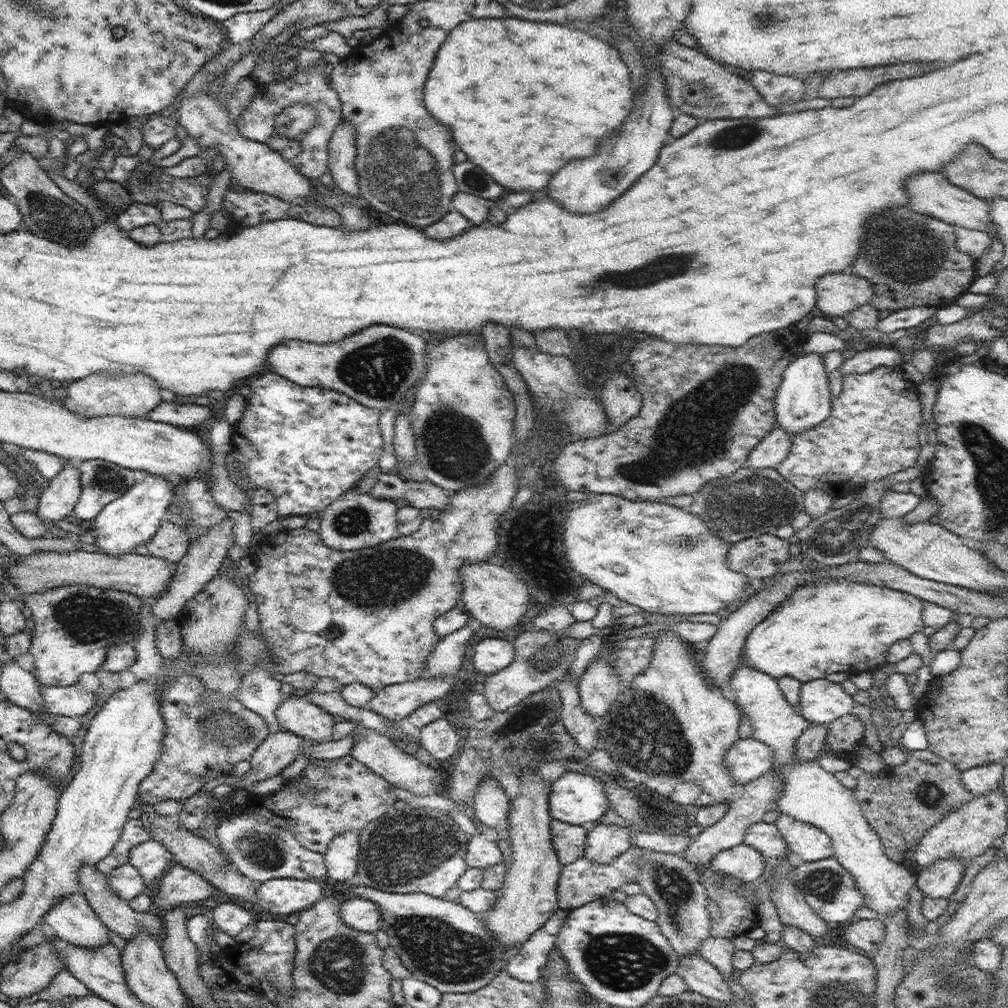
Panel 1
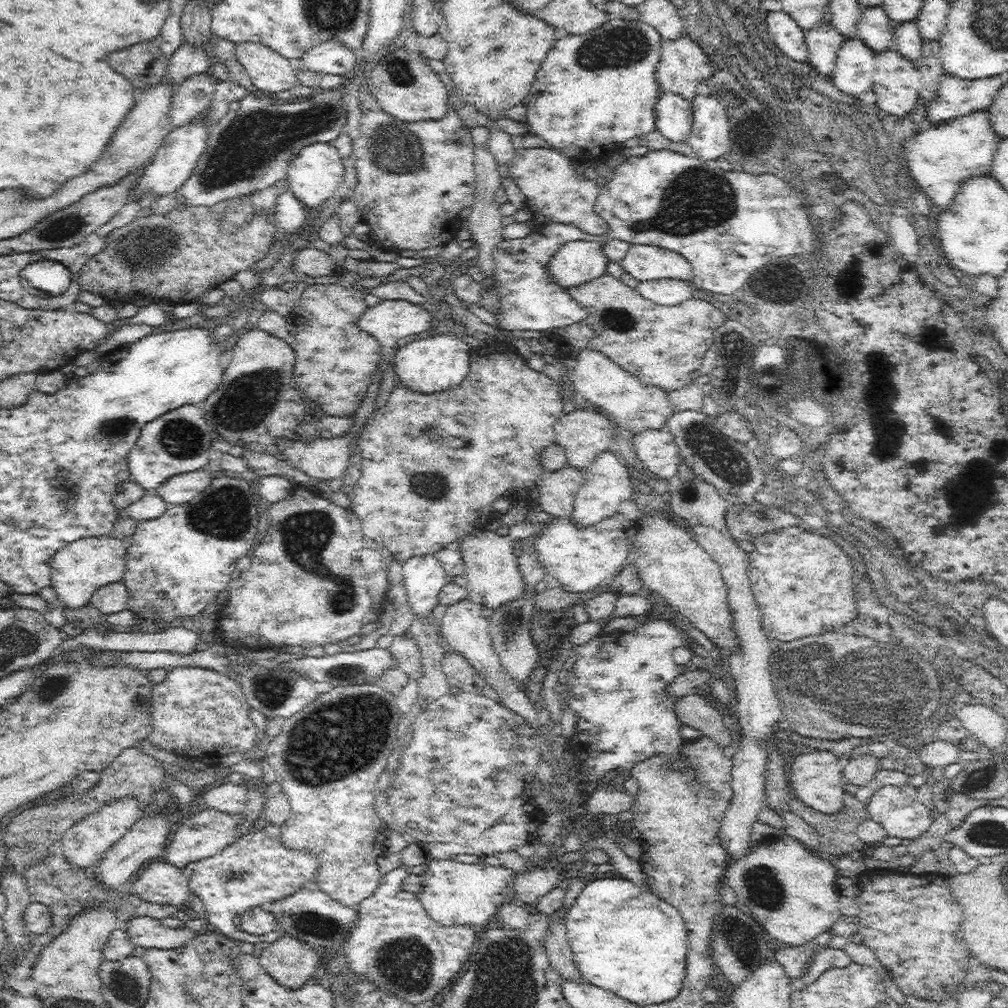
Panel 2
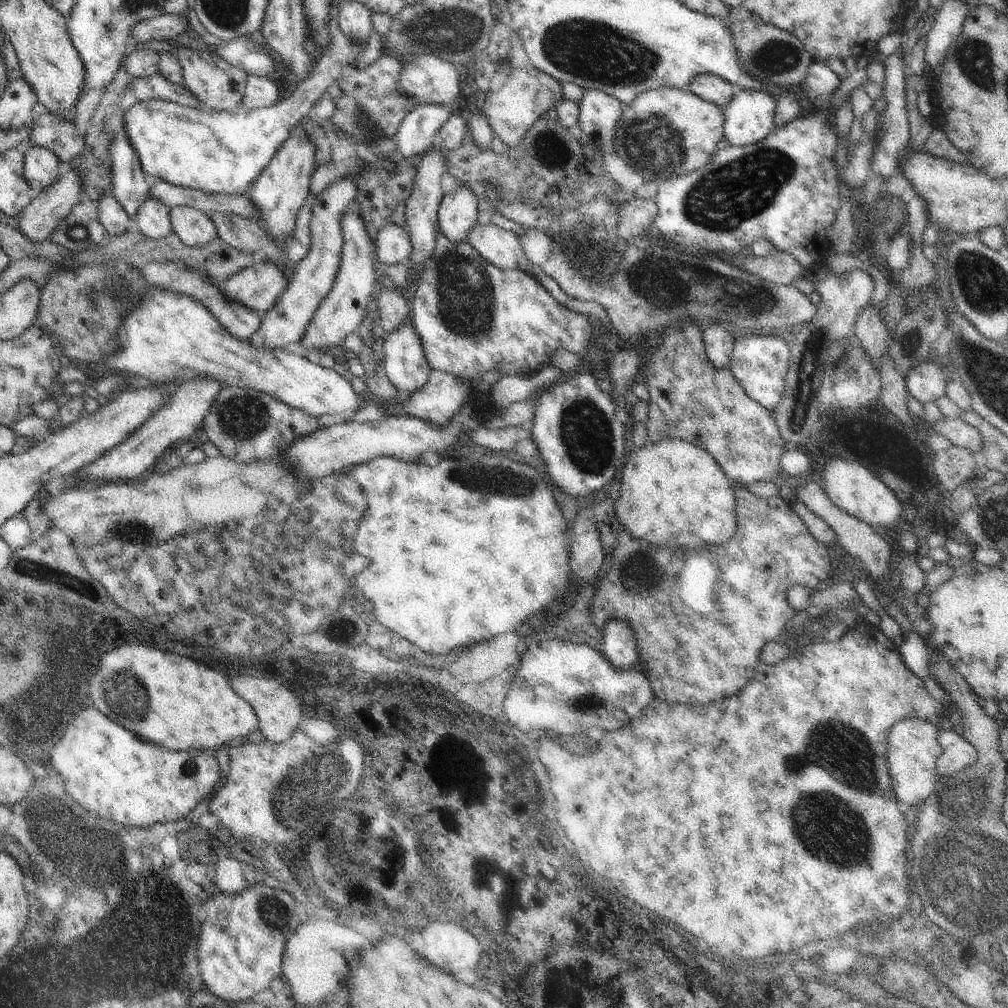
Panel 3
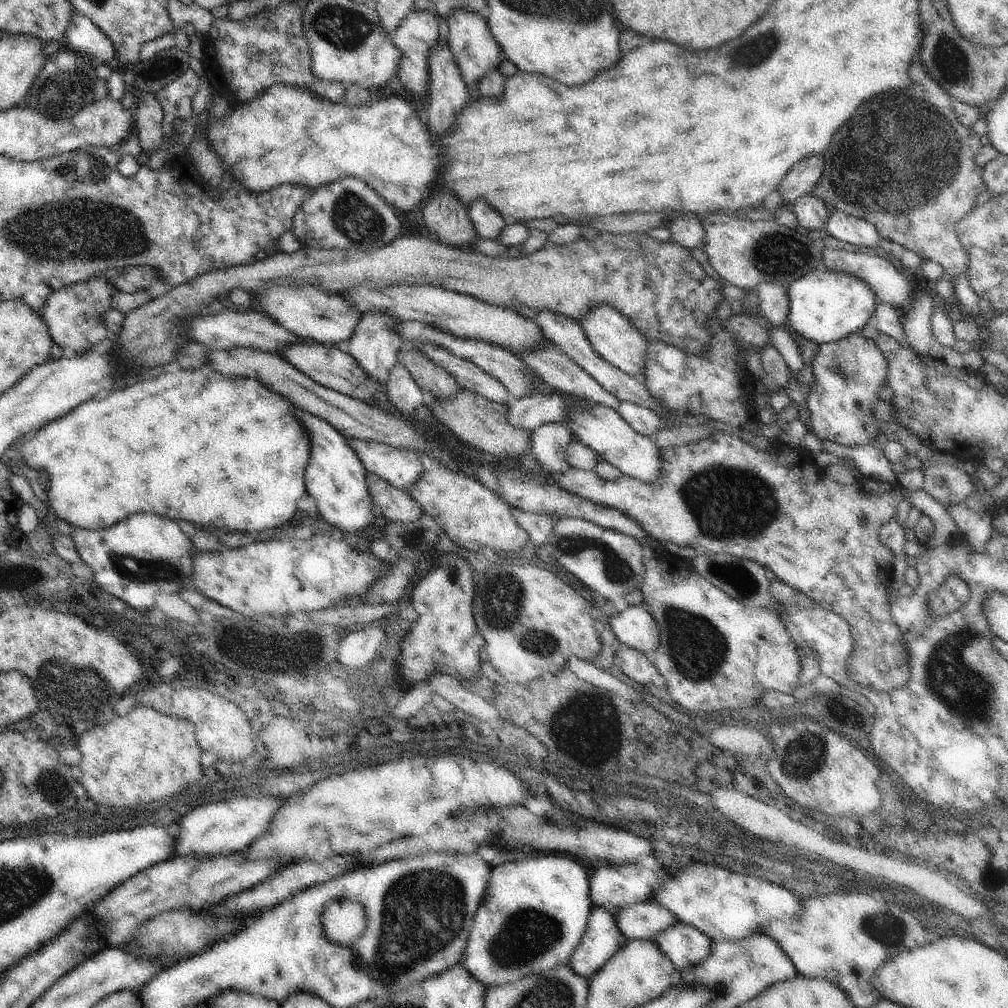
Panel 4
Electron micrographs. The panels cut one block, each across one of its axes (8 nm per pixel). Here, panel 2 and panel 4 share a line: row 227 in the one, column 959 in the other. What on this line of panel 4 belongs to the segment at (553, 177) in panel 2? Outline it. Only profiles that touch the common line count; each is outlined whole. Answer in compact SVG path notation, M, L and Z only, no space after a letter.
M950 573L947 581L932 595L929 595L928 614L935 618L944 618L961 608L970 597L967 583L956 574Z

